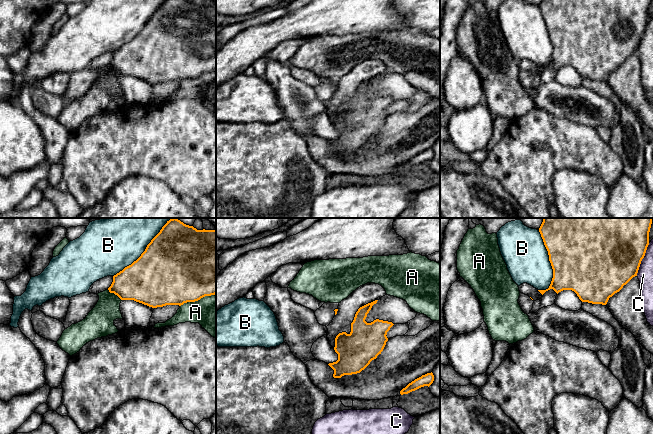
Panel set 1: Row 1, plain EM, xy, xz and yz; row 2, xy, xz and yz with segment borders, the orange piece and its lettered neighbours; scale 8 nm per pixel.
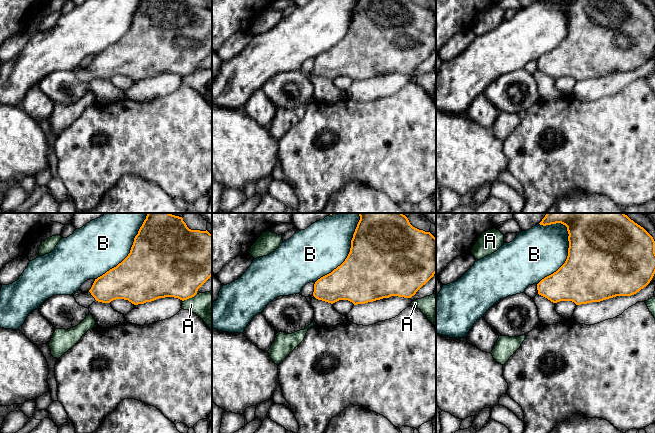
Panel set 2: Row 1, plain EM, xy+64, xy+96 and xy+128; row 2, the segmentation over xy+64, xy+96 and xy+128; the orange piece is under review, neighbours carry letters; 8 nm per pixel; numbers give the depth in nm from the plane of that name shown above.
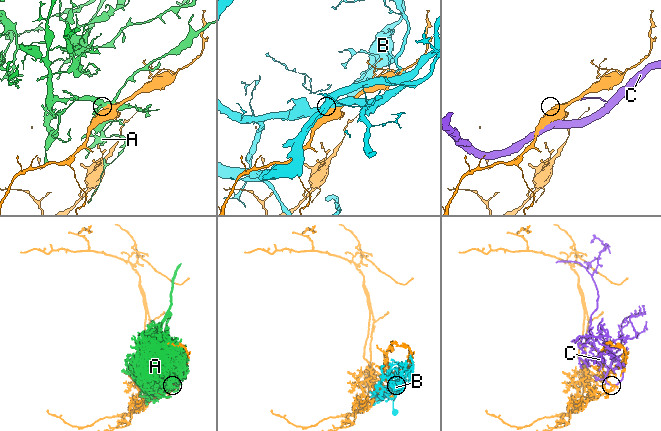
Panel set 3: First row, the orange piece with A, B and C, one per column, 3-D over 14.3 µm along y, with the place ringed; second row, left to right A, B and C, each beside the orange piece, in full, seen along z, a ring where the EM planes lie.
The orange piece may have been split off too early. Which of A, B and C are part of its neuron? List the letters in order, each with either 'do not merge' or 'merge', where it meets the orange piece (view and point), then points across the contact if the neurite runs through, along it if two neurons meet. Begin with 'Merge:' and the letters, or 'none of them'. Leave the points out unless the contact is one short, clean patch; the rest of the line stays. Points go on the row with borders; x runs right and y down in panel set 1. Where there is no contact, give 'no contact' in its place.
Merge: none of them
A: do not merge | xy (197, 300)
B: do not merge | xy (145, 249)
C: do not merge | yz (642, 258)

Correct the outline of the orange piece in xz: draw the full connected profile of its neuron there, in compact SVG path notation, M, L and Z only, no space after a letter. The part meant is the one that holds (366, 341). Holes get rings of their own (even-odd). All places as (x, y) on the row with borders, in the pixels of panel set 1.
M377 301L358 309L349 334L342 332L336 336L334 350L338 360L328 364L334 370L334 378L360 373L383 351L388 341L387 332L394 324L379 319L371 323L365 321Z

